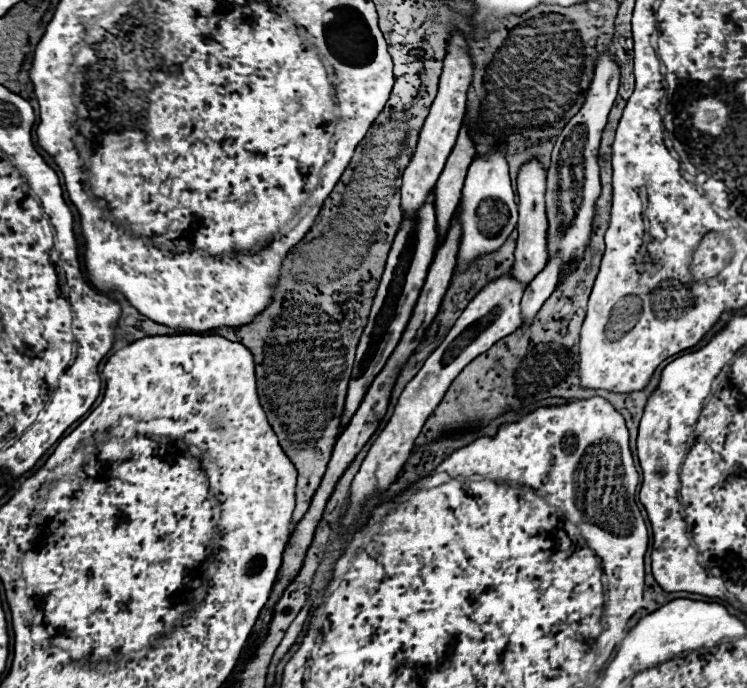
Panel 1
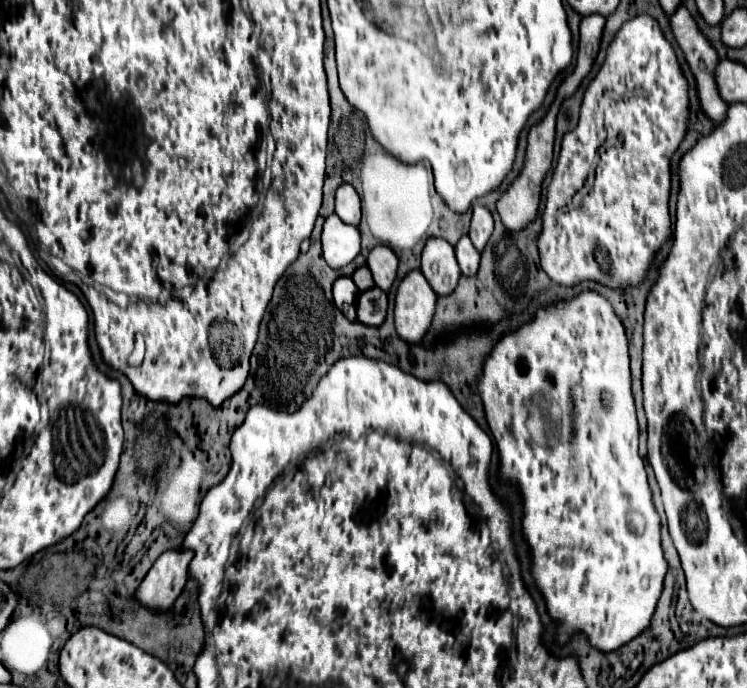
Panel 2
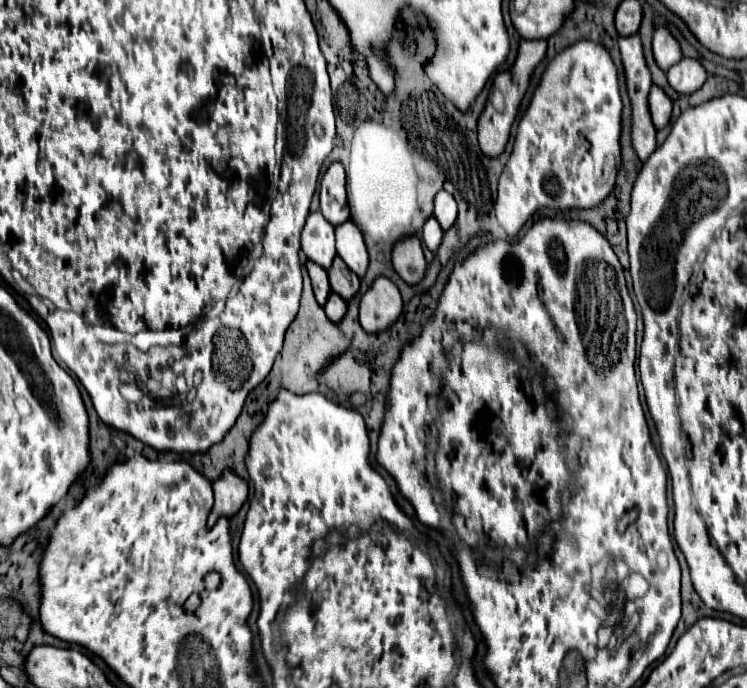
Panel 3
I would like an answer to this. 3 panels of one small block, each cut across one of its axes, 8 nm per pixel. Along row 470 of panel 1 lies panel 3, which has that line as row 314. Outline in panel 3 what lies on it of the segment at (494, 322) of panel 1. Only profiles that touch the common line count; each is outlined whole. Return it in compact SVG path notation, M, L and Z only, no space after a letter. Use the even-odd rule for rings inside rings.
M378 276L370 290L360 300L360 326L366 332L382 332L392 326L402 314L402 298L392 280L386 276Z

